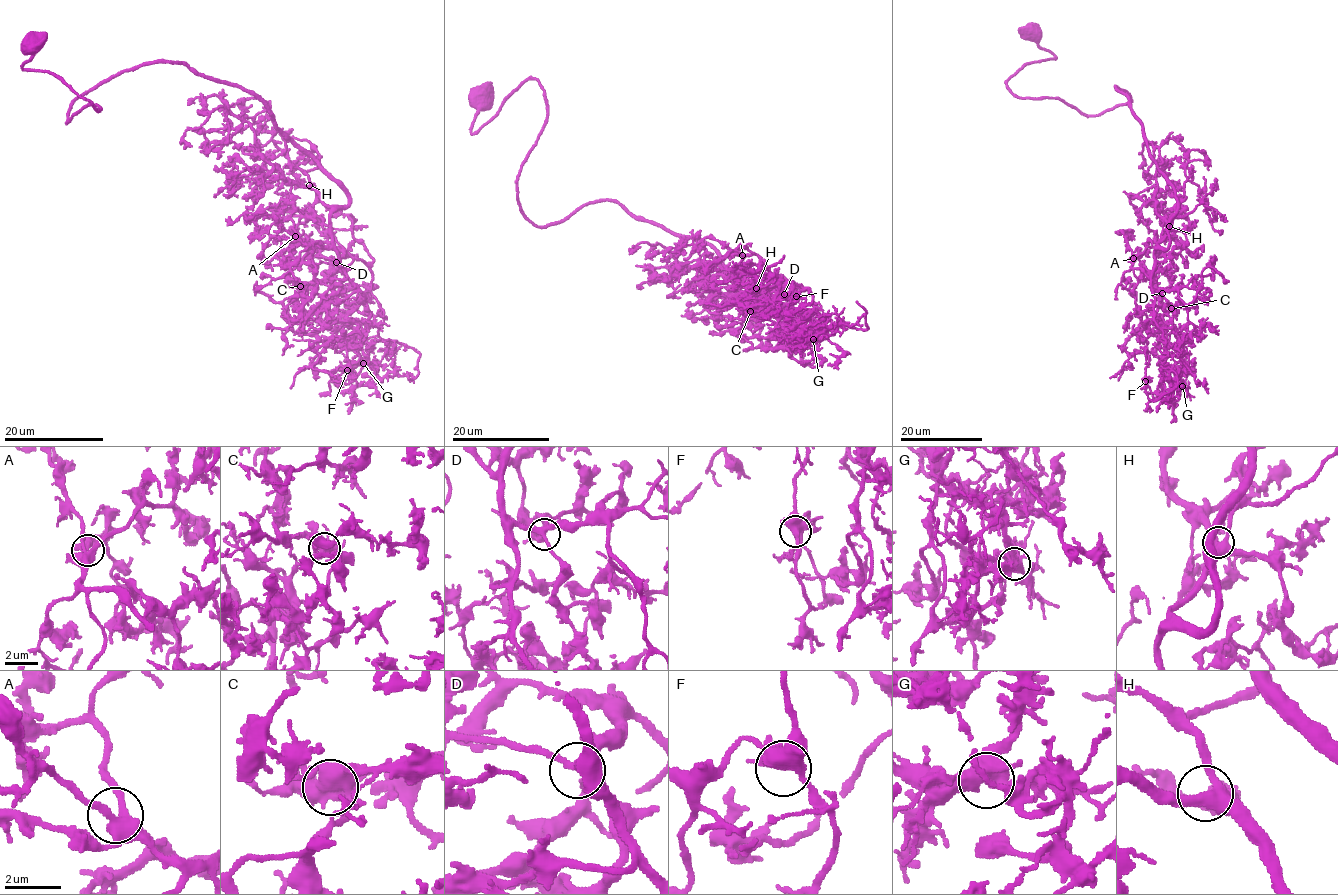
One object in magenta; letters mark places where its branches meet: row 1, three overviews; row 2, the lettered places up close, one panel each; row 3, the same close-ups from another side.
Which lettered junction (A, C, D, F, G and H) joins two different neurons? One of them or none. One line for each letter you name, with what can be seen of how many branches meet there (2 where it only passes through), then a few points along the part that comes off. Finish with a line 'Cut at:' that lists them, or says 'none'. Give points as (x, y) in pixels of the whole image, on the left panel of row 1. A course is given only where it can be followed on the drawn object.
C: Branches: 5. Course of the part to remove: (300, 286), (295, 299), (283, 302), (283, 316), (298, 333), (345, 343), (348, 364), (319, 394)
Cut at: C

